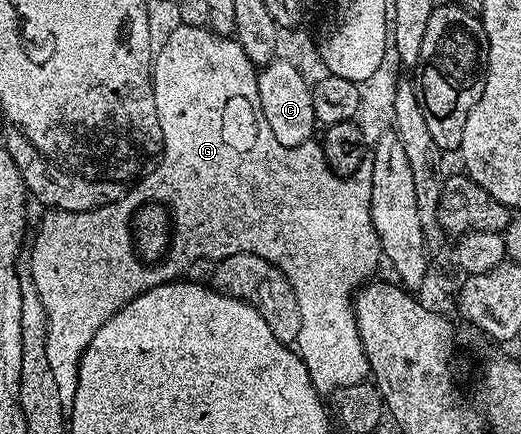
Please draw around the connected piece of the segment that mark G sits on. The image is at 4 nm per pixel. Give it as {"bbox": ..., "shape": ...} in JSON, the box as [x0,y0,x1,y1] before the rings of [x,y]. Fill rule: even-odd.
{"bbox":[29,23,381,415],"shape":[[[179,23],[176,26],[176,29],[160,45],[158,42],[151,62],[153,103],[157,103],[157,119],[161,123],[161,135],[163,136],[161,156],[154,162],[154,164],[156,163],[155,170],[152,173],[144,172],[126,190],[123,198],[115,203],[109,203],[108,206],[87,210],[84,213],[74,213],[73,211],[59,210],[57,208],[44,212],[44,217],[39,221],[39,234],[36,235],[35,242],[31,245],[31,270],[29,270],[29,276],[31,282],[35,285],[37,295],[41,299],[41,307],[45,307],[45,315],[47,316],[45,356],[49,358],[49,367],[53,367],[53,379],[57,382],[57,396],[61,398],[61,411],[65,415],[69,415],[73,411],[73,395],[77,395],[77,375],[79,374],[79,364],[83,358],[85,347],[89,347],[89,342],[93,340],[93,335],[97,335],[97,331],[101,331],[101,327],[105,327],[105,323],[109,323],[109,319],[113,319],[113,315],[117,315],[117,311],[121,311],[121,307],[125,307],[133,299],[137,299],[137,295],[141,295],[153,287],[186,278],[190,274],[187,272],[198,261],[214,263],[223,261],[229,255],[237,255],[238,253],[261,255],[261,259],[273,263],[273,267],[277,267],[282,271],[285,279],[289,279],[289,283],[293,287],[293,295],[297,295],[297,307],[301,311],[301,331],[297,342],[297,352],[299,358],[305,363],[305,367],[309,371],[309,379],[318,393],[331,395],[350,385],[366,382],[369,377],[365,347],[361,343],[359,332],[355,326],[353,294],[374,274],[371,272],[378,267],[379,261],[381,265],[379,240],[371,218],[370,168],[358,169],[352,177],[339,177],[329,167],[329,163],[323,154],[323,146],[318,140],[312,139],[301,143],[297,147],[285,147],[282,143],[277,143],[277,135],[273,135],[272,129],[269,128],[269,122],[265,120],[265,111],[261,111],[257,66],[251,62],[249,55],[245,55],[245,51],[239,45],[239,42],[230,36],[220,35],[201,25]],[[147,205],[164,206],[169,210],[170,216],[170,242],[166,253],[159,260],[152,262],[140,258],[136,252],[135,238],[133,236],[133,218],[142,207]]]}

